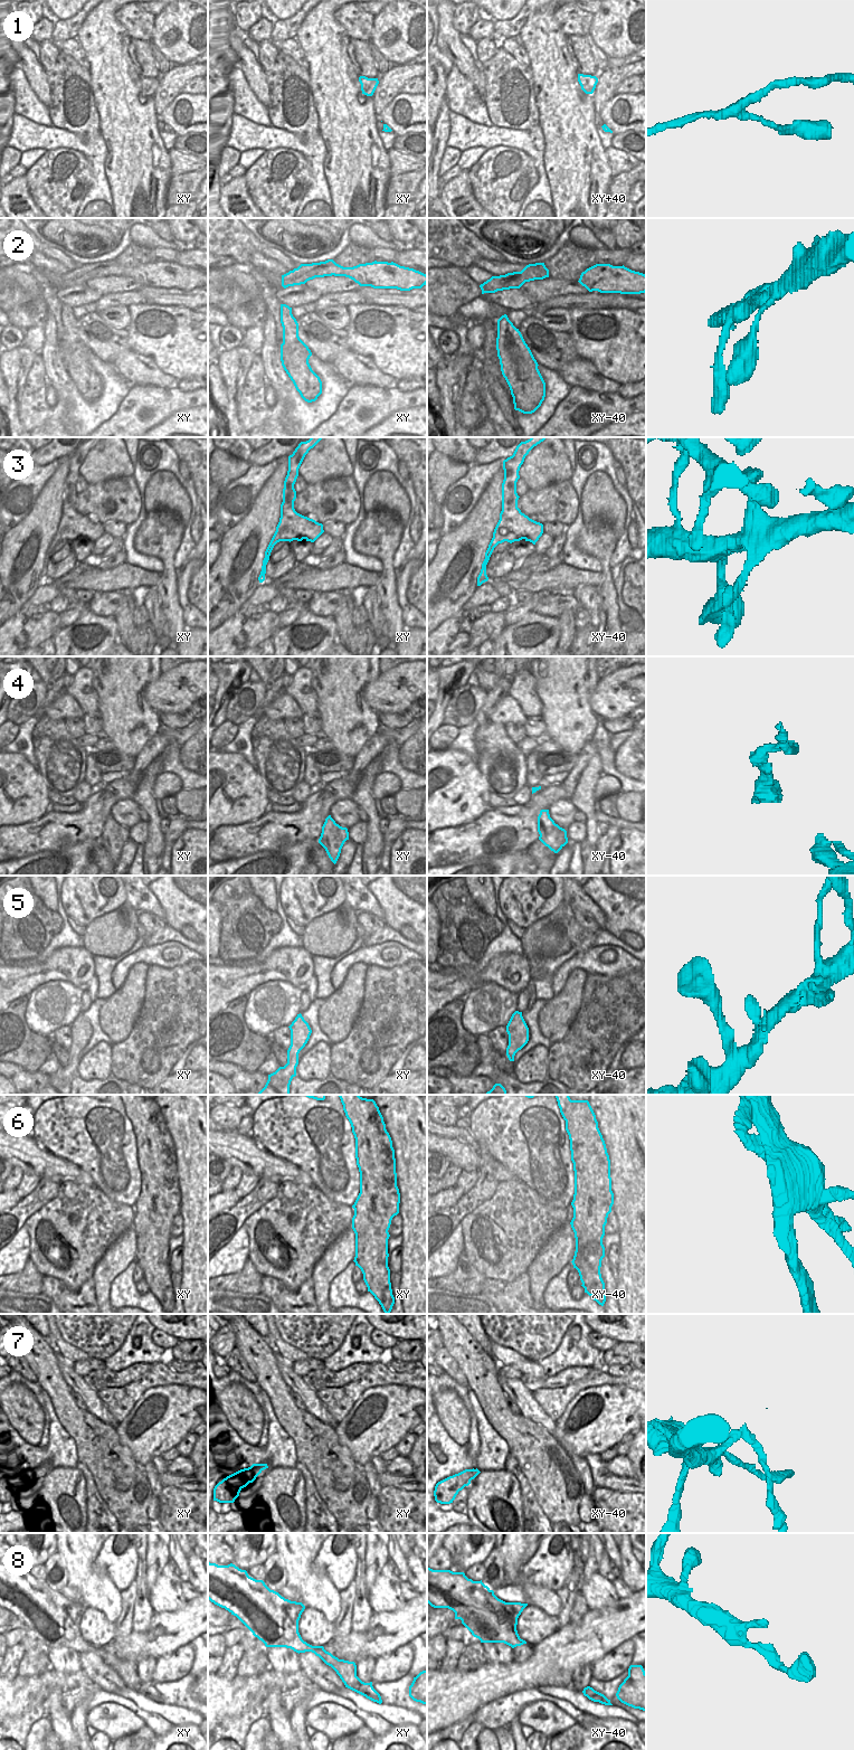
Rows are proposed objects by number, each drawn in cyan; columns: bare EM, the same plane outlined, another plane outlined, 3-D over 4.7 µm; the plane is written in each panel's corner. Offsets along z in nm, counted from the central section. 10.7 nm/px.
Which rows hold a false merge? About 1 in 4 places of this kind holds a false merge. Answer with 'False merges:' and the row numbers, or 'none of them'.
False merges: 6, 7

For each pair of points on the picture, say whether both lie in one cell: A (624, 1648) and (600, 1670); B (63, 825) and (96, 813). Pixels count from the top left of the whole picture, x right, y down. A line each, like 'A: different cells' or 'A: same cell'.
A: same cell
B: same cell

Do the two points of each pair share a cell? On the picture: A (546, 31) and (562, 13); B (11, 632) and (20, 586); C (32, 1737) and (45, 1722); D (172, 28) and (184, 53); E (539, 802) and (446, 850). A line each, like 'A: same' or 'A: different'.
A: different
B: different
C: same
D: same
E: same

